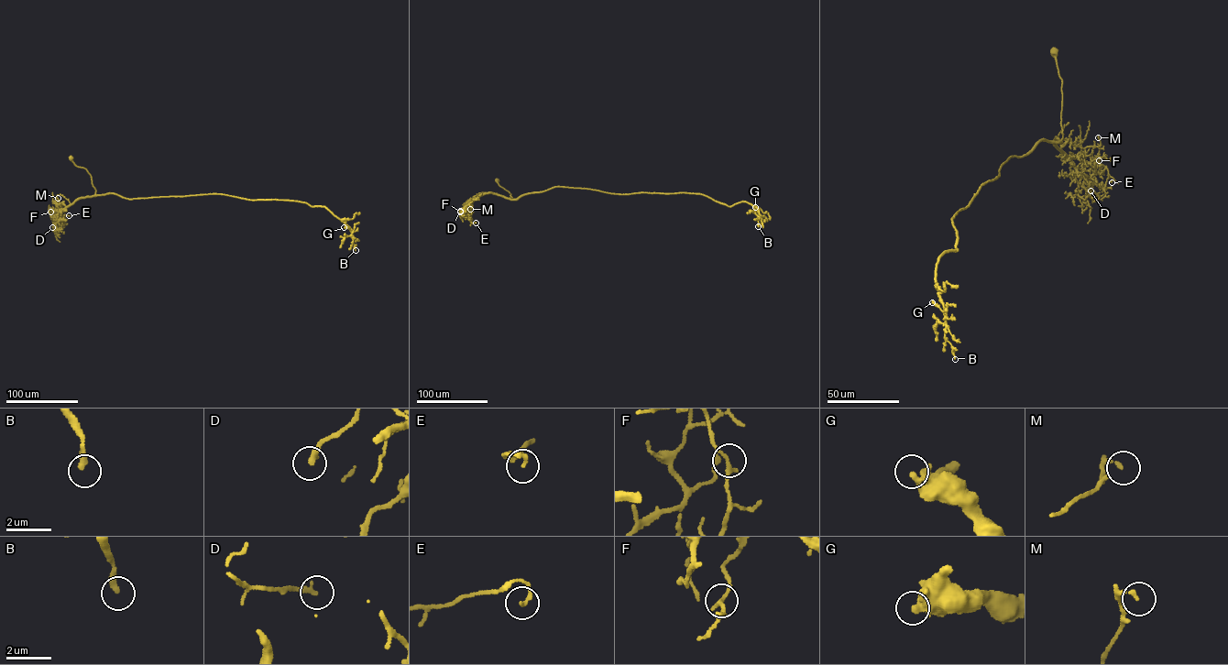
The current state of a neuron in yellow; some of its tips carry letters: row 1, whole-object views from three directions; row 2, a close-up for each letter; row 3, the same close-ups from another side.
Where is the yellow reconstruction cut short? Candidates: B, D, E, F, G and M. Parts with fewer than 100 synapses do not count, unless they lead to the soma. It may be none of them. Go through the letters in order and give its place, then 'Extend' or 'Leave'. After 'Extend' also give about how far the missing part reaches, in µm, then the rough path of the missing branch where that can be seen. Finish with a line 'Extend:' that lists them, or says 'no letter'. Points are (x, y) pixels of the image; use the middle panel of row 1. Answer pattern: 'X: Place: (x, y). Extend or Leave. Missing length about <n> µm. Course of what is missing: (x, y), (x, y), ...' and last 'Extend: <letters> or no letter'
B: Place: (758, 226). Leave
D: Place: (460, 212). Leave
E: Place: (476, 223). Leave
F: Place: (460, 211). Leave
G: Place: (755, 207). Leave
M: Place: (470, 209). Leave
Extend: no letter

